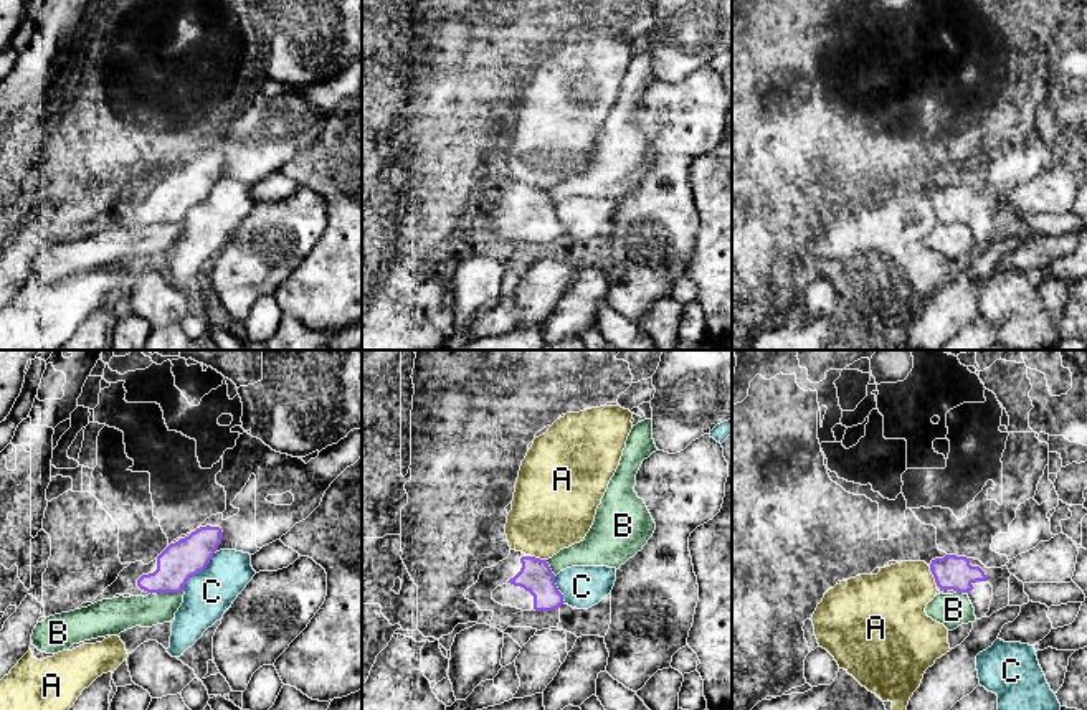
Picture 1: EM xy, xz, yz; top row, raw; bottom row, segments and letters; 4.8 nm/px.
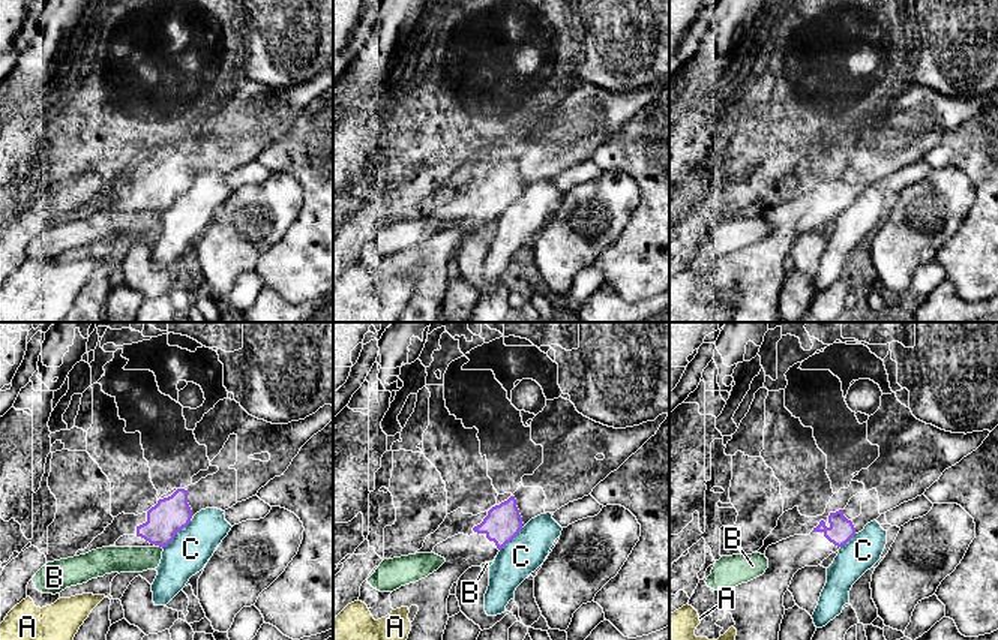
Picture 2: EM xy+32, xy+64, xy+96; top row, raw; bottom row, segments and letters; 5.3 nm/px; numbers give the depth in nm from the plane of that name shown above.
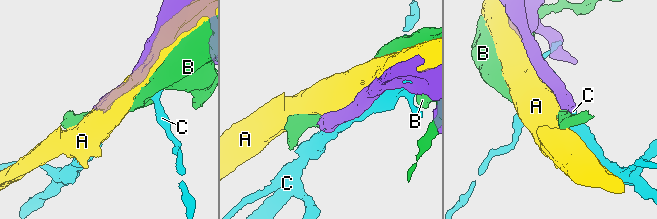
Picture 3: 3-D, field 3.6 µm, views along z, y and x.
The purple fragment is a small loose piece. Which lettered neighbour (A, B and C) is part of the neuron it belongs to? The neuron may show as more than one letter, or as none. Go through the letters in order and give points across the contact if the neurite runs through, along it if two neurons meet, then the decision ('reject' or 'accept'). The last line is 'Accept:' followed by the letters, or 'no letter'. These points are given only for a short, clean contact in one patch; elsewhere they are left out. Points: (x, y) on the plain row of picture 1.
A: reject
B: reject
C: reject
Accept: no letter

